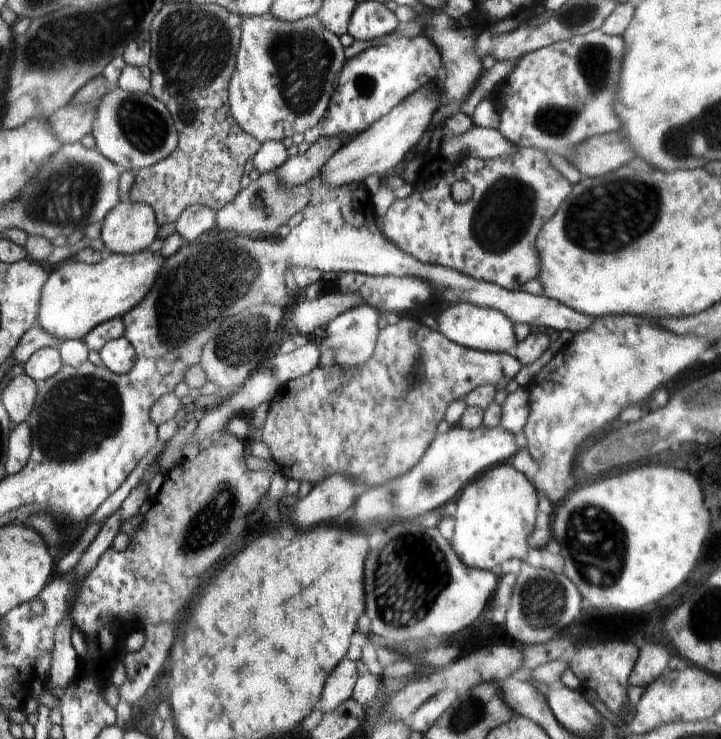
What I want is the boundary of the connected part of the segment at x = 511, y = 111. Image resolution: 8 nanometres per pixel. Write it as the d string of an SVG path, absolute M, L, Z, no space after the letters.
M602 29L576 35L568 40L555 42L540 50L523 54L508 76L496 85L495 101L500 115L498 128L500 134L516 147L532 147L568 159L572 156L574 148L584 140L592 136L620 131L622 122L614 110L614 96L616 96L624 55L622 35L610 36L604 34Z

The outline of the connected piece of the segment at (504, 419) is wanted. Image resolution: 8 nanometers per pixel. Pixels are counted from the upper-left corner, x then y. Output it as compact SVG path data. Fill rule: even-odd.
M526 386L519 388L508 394L504 404L501 405L500 425L506 432L521 440L523 428L530 414L530 402L528 400Z

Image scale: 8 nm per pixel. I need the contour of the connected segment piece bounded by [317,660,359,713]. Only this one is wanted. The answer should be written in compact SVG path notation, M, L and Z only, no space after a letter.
M342 660L336 666L336 670L328 676L317 708L323 713L330 712L330 710L338 708L342 702L346 702L348 698L353 696L358 677L356 661Z

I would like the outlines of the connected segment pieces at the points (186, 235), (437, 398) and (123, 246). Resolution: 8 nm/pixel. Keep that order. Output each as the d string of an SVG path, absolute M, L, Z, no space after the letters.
M187 206L176 221L176 232L182 236L184 242L195 242L200 234L216 230L216 214L207 206Z
M404 314L401 315L401 319L397 324L387 325L385 328L380 329L380 334L376 338L374 354L362 366L358 366L358 368L346 368L346 366L334 364L328 368L320 368L318 366L312 372L302 376L302 378L296 378L296 380L290 380L286 384L280 384L274 396L270 399L268 416L266 416L264 426L262 426L262 441L268 446L273 460L286 478L308 480L313 485L322 482L322 478L328 476L328 474L334 474L334 472L352 472L352 476L356 476L356 480L358 480L360 486L382 486L406 474L416 462L420 462L420 458L424 456L424 452L428 450L428 446L432 444L432 440L439 435L436 430L439 423L444 420L444 412L446 412L448 404L452 404L458 398L464 398L469 392L472 392L472 390L480 385L495 386L495 384L500 383L503 386L508 386L510 380L514 380L516 374L520 371L521 366L520 361L512 353L491 353L464 348L448 340L439 330L430 329L420 323L417 316L410 314L406 316Z
M128 195L104 217L100 238L112 253L144 252L158 237L154 210L146 203L133 203Z

